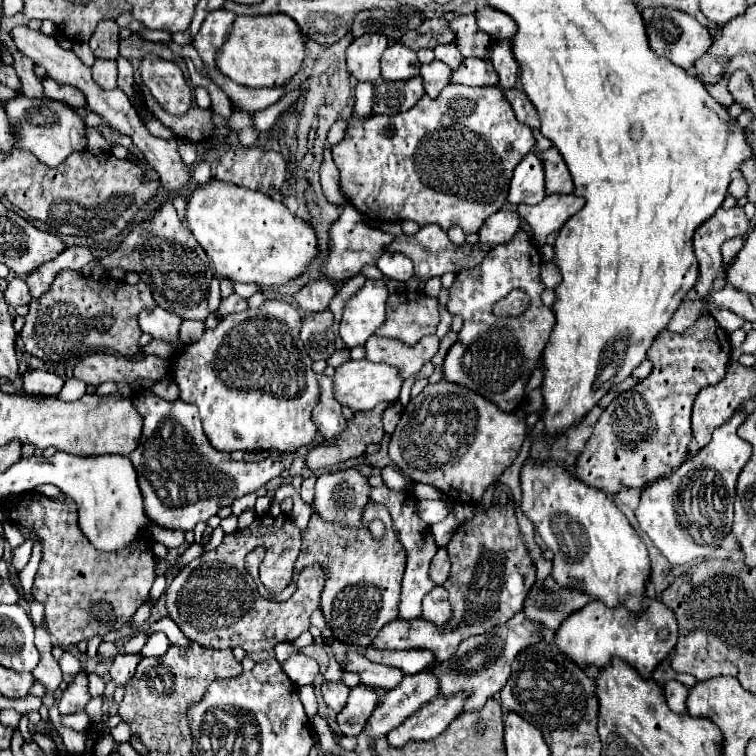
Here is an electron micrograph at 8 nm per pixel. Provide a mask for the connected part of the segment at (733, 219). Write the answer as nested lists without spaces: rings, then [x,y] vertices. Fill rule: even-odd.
[[[723,207],[699,227],[693,235],[693,249],[699,261],[699,281],[694,286],[700,297],[707,297],[713,281],[725,277],[727,269],[721,257],[721,245],[733,237],[745,237],[749,231],[749,219],[743,207],[725,211]]]

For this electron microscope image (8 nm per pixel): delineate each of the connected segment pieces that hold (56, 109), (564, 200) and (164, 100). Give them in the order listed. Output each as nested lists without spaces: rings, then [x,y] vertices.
[[[17,95],[13,99],[3,101],[3,107],[13,127],[11,131],[17,137],[17,149],[31,151],[47,167],[61,165],[73,151],[83,151],[87,145],[83,117],[77,115],[65,103],[53,99],[31,99],[25,95]]]
[[[545,195],[537,205],[519,205],[517,213],[533,229],[533,241],[537,247],[545,245],[549,233],[557,233],[565,221],[583,207],[583,199],[577,195]]]
[[[145,55],[139,71],[151,95],[169,115],[185,115],[185,109],[191,105],[191,89],[187,81],[183,81],[183,73],[173,61],[159,59],[157,55]]]

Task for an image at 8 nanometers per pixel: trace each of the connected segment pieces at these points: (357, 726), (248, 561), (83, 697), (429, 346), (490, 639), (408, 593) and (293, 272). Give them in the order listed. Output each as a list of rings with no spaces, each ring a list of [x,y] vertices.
[[[361,683],[353,687],[345,709],[337,715],[341,733],[347,737],[357,737],[363,731],[371,713],[375,711],[377,703],[379,703],[379,695],[371,687],[361,685]]]
[[[257,549],[245,557],[245,567],[253,575],[253,579],[259,583],[259,551]]]
[[[81,673],[75,677],[75,681],[63,691],[59,699],[59,715],[71,715],[77,711],[83,711],[89,703],[89,691],[87,691],[87,675]]]
[[[373,335],[365,347],[369,361],[397,367],[399,377],[405,381],[409,377],[415,377],[423,369],[423,365],[435,357],[439,349],[439,337],[427,335],[415,347],[407,347],[405,343],[399,343],[395,339],[383,339]]]
[[[519,611],[505,625],[493,627],[491,631],[487,631],[483,635],[465,639],[451,659],[439,661],[437,667],[433,669],[433,673],[437,677],[437,683],[439,683],[439,697],[451,697],[457,691],[465,691],[467,699],[465,699],[463,711],[465,713],[467,711],[477,711],[479,707],[483,707],[483,703],[489,697],[499,693],[499,689],[507,683],[513,659],[517,657],[517,653],[521,649],[525,649],[529,645],[535,645],[541,639],[541,629],[543,629],[543,625],[525,619],[523,611]]]
[[[385,485],[371,487],[371,501],[383,503],[387,507],[387,511],[391,513],[393,525],[395,525],[395,533],[399,535],[399,541],[403,543],[403,547],[407,551],[407,569],[405,569],[403,583],[401,583],[399,619],[419,619],[423,597],[431,589],[435,589],[435,583],[429,579],[429,563],[431,563],[433,555],[437,553],[437,545],[435,545],[435,539],[431,535],[431,527],[427,523],[423,523],[423,519],[417,515],[417,509],[415,509],[417,499],[409,491],[391,491]]]
[[[211,179],[209,183],[193,191],[187,203],[187,225],[195,235],[195,239],[199,241],[199,245],[211,257],[217,273],[223,279],[255,283],[257,287],[279,287],[297,279],[319,253],[315,229],[307,221],[291,215],[283,203],[259,191],[235,187],[217,179]]]

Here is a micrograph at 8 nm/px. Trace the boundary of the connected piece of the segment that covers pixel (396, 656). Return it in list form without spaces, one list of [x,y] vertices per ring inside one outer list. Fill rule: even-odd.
[[[367,647],[363,651],[363,655],[367,659],[371,659],[373,663],[395,667],[395,669],[403,671],[405,675],[415,675],[419,671],[431,669],[437,663],[437,659],[435,659],[435,655],[431,655],[431,651],[377,651],[377,649]]]

